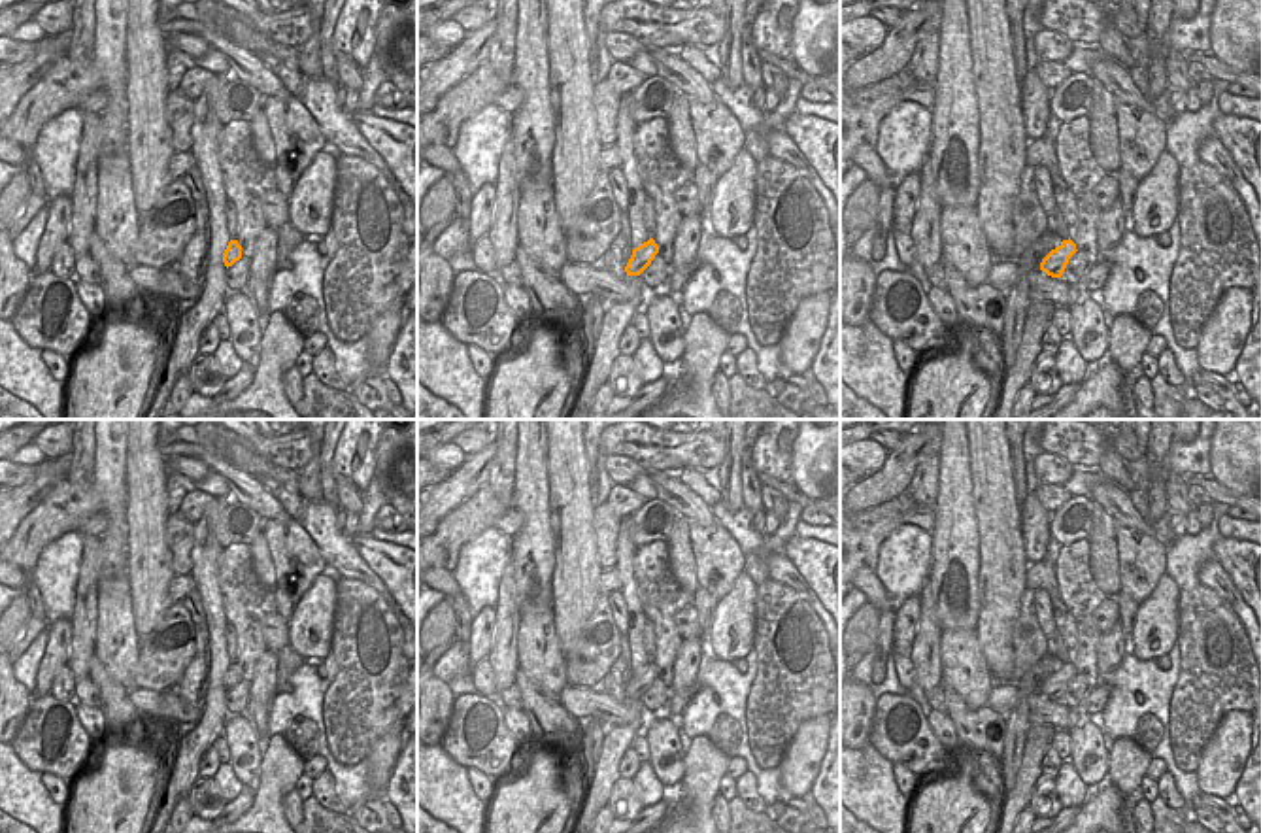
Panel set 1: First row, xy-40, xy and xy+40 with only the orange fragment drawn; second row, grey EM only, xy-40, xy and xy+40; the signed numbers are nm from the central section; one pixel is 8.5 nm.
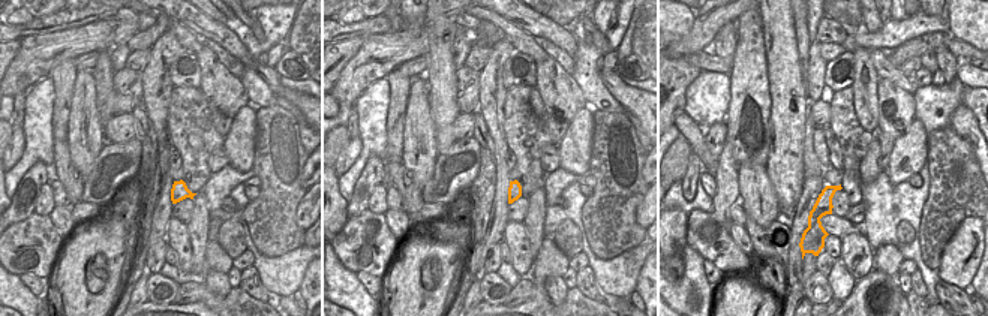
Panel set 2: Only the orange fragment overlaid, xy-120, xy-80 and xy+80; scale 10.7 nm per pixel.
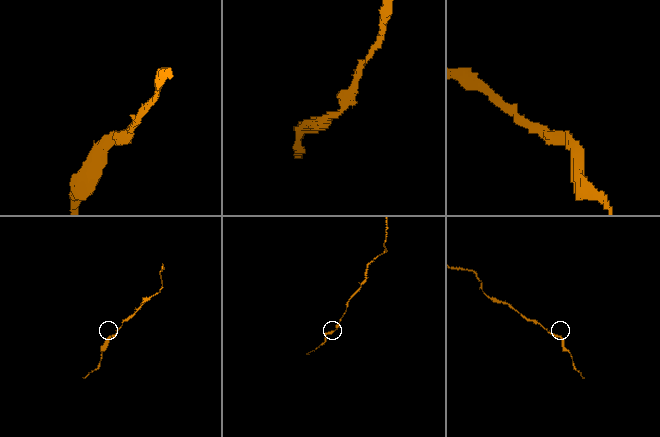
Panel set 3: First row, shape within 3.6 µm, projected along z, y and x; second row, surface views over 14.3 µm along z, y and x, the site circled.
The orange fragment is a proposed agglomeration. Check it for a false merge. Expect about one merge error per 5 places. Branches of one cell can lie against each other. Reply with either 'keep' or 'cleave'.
keep

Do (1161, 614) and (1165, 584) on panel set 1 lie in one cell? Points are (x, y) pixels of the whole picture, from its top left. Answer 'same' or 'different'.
same

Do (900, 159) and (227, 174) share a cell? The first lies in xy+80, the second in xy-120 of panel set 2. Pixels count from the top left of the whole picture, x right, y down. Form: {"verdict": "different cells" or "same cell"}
{"verdict": "different cells"}

